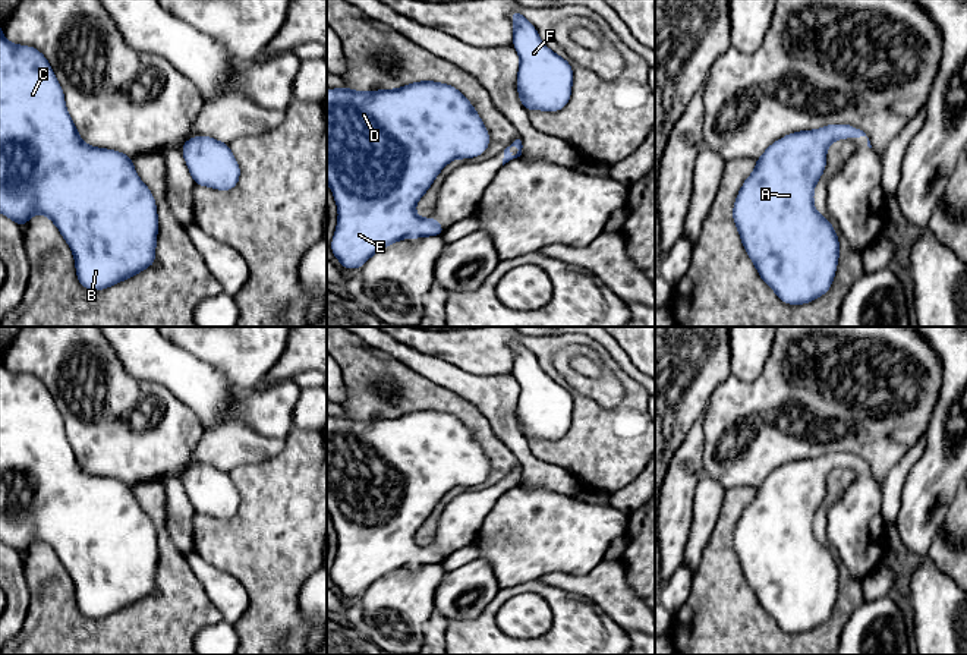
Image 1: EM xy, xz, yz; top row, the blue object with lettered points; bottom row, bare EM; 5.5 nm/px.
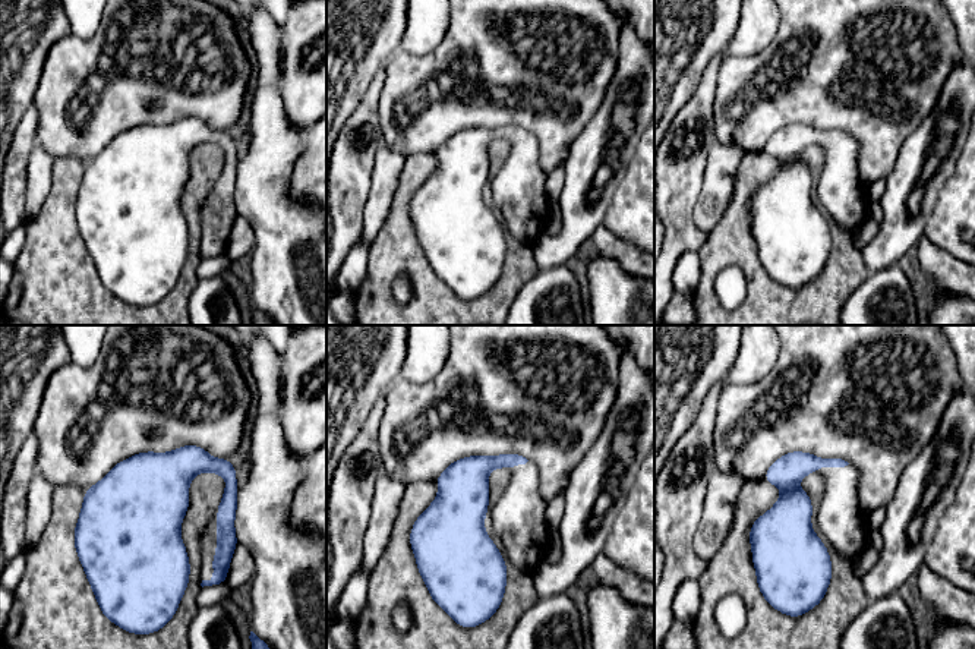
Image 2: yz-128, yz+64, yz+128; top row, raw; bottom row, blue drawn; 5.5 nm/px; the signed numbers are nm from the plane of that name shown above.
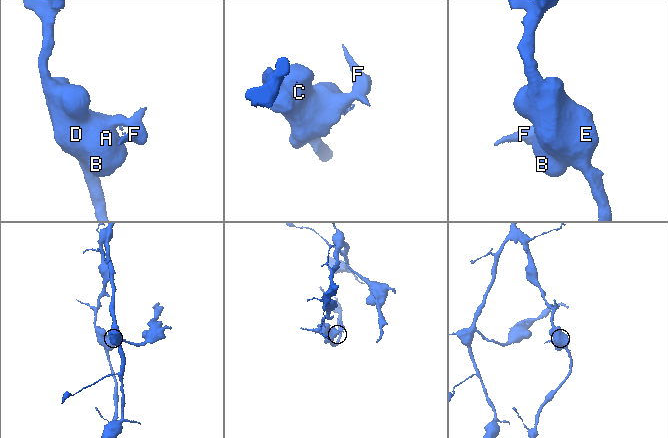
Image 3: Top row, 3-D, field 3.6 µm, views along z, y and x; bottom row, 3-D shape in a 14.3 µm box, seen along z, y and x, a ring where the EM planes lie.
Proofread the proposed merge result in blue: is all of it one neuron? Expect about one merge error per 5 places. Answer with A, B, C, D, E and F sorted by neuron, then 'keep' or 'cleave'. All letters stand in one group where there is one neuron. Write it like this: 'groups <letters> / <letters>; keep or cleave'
groups A B C D E F; keep

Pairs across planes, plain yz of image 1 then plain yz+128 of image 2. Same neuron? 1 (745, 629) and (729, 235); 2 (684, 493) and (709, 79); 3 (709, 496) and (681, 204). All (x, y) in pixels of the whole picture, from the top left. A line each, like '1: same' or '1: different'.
1: same
2: same
3: different

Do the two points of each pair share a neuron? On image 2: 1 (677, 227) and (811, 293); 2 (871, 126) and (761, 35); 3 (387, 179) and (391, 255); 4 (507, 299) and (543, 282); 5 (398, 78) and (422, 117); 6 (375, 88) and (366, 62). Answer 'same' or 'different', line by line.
1: different
2: different
3: different
4: different
5: same
6: different

